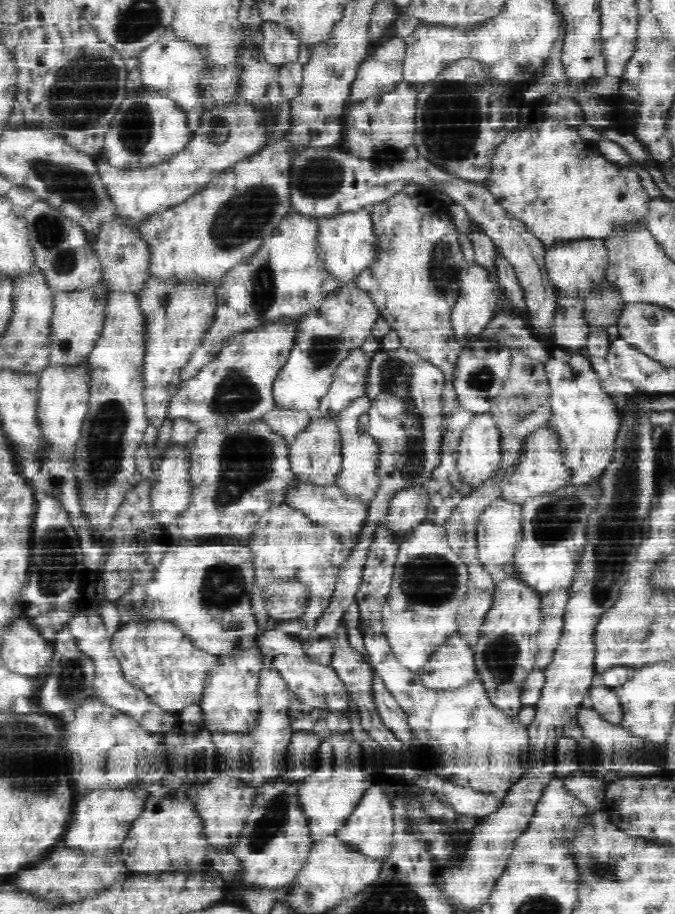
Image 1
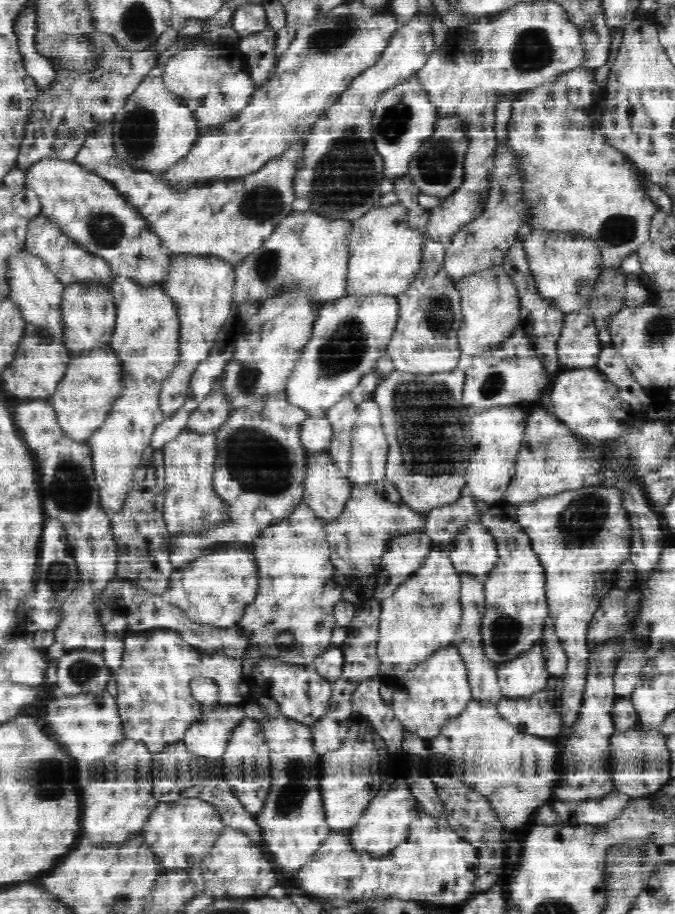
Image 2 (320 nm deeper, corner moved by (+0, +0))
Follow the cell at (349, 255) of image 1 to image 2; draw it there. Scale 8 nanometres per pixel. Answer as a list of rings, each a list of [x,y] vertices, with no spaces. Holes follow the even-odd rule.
[[[400,203],[388,207],[372,207],[362,216],[349,220],[351,229],[347,240],[347,277],[346,292],[352,296],[387,294],[396,296],[404,292],[413,281],[421,263],[421,234],[405,224],[405,210]]]

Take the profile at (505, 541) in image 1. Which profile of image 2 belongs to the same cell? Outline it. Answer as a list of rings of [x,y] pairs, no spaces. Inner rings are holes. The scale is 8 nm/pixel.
[[[480,520],[468,521],[450,543],[450,560],[459,573],[472,573],[483,583],[498,562],[496,537]]]

